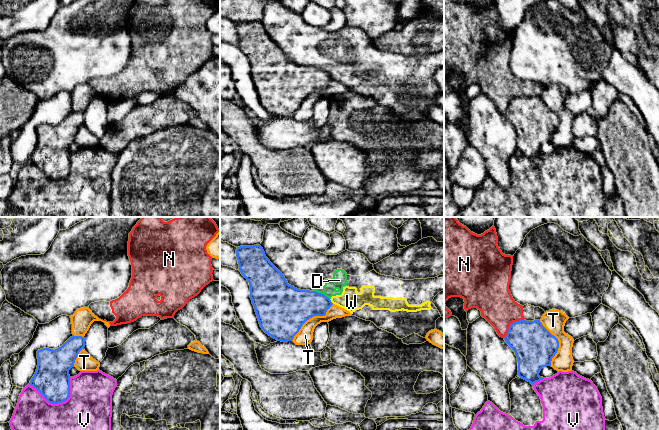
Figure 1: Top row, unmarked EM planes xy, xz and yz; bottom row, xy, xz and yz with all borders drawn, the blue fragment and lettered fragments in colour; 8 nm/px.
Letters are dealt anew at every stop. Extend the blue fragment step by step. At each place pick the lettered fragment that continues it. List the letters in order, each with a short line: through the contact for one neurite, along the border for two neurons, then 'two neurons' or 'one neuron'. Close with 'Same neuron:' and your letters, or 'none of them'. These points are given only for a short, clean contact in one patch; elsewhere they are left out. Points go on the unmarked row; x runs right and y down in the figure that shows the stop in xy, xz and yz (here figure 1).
D: line xz (314, 66), (323, 69), (329, 75); two neurons
N: two neurons
T: two neurons
V: two neurons
W: line xz (329, 75), (333, 79); two neurons
Same neuron: none of them

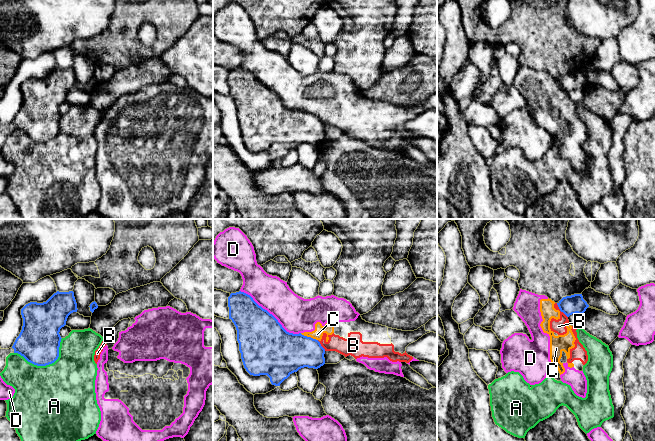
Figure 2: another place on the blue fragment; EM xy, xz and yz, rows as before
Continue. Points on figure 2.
A: two neurons
B: line yz (556, 79), (558, 84), (567, 93); two neurons
C: line xz (300, 109), (317, 116); two neurons
D: two neurons
Same neuron: none of them

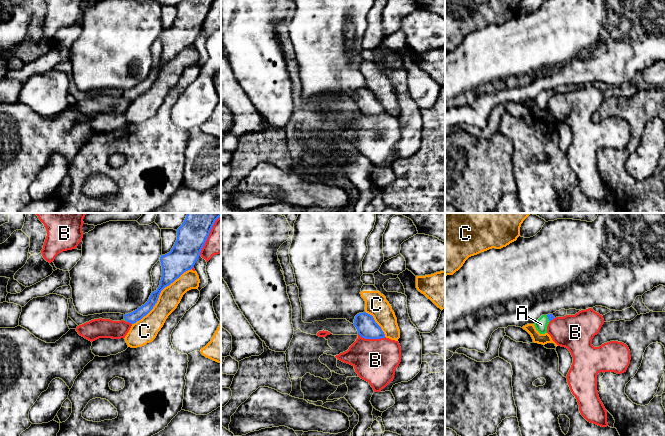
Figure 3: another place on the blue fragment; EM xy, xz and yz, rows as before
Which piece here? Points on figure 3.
A: line yz (550, 92), (548, 94), (541, 100); one neuron
B: two neurons
C: two neurons
Same neuron: A

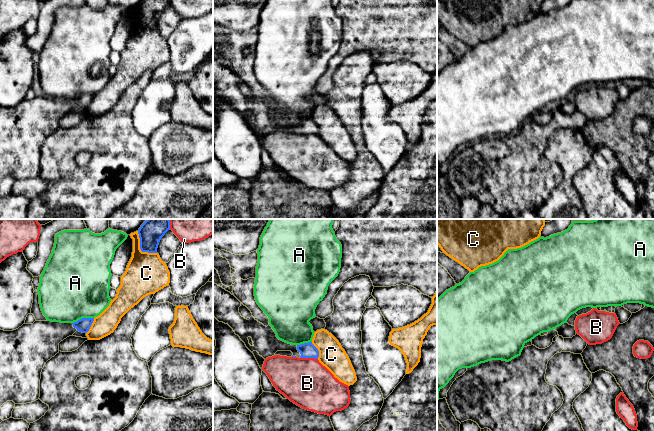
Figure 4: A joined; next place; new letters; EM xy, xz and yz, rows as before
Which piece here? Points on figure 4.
A: two neurons
B: two neurons
C: two neurons
Same neuron: none of them

